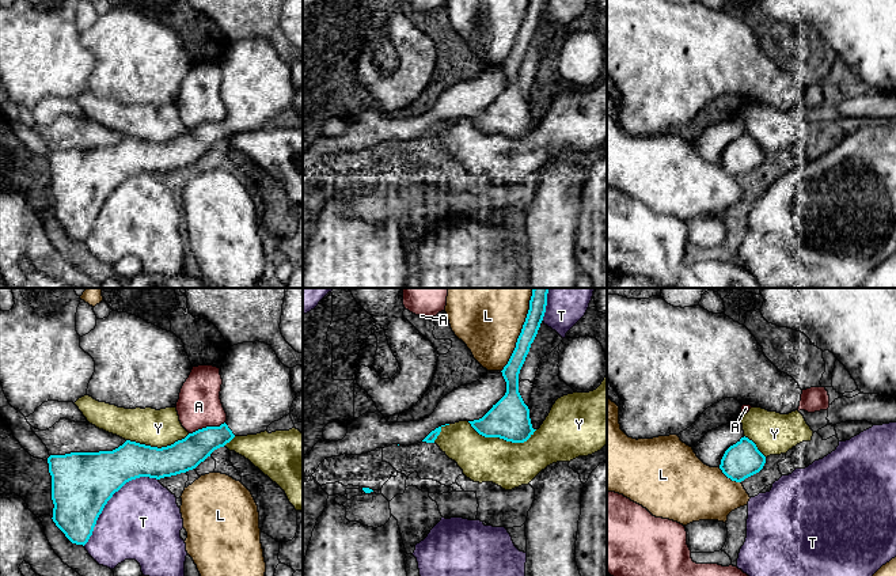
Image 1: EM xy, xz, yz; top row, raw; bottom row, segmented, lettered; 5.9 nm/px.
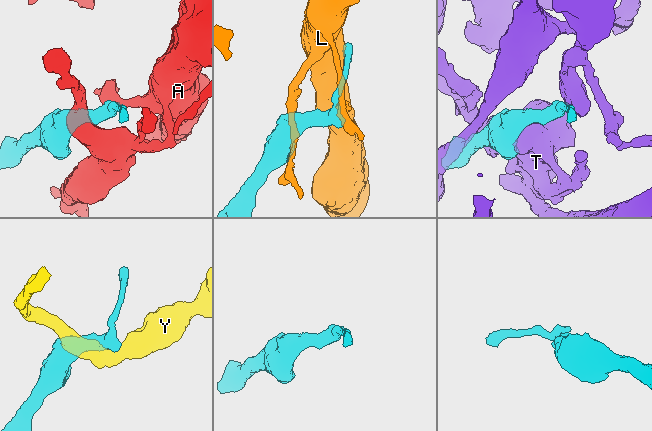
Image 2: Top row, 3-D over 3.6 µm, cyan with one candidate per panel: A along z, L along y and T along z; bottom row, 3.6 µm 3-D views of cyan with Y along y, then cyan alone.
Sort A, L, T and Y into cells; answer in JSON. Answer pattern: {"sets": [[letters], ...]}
{"sets": [["A"], ["L"], ["T"], ["Y"]]}

